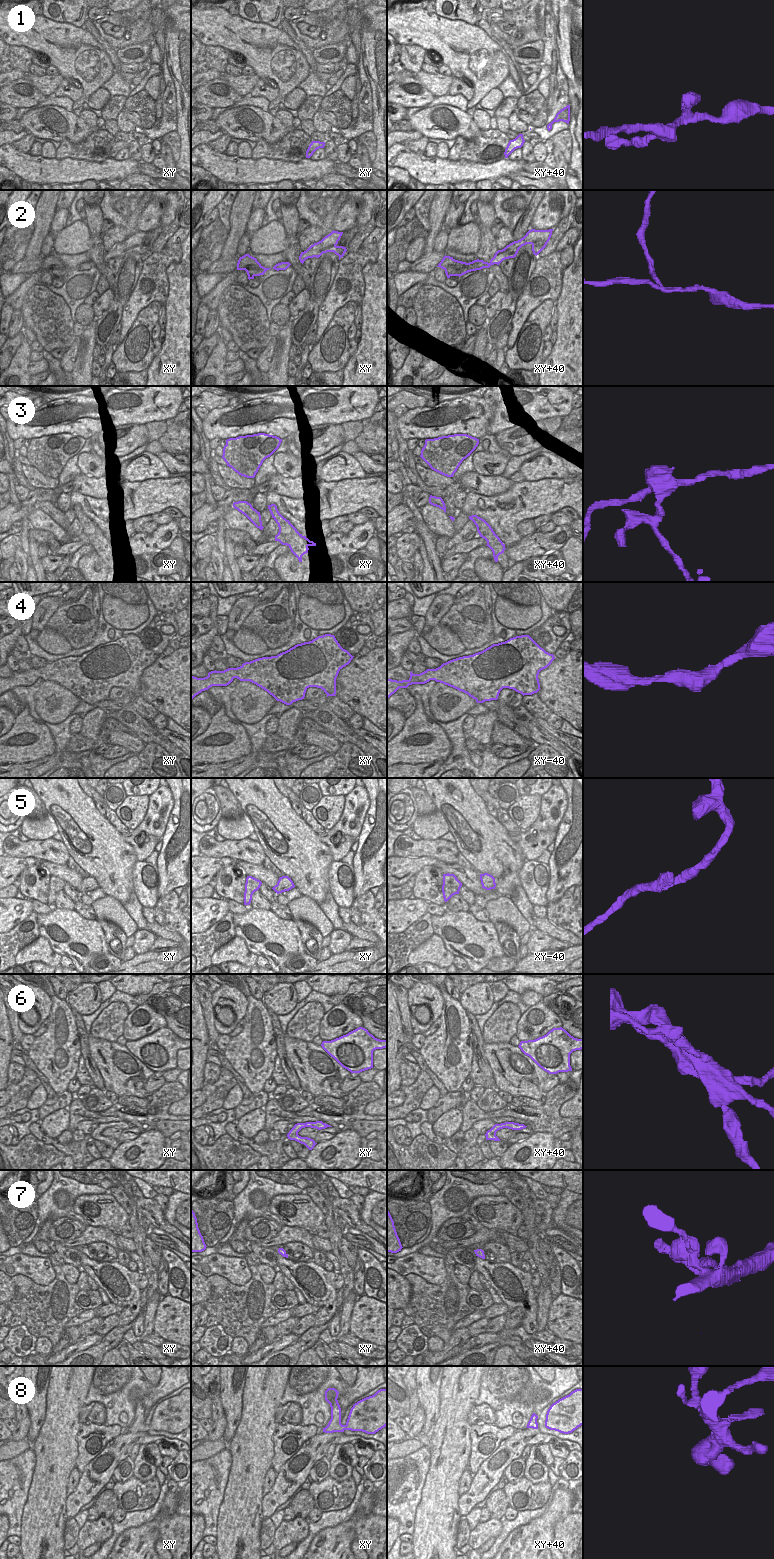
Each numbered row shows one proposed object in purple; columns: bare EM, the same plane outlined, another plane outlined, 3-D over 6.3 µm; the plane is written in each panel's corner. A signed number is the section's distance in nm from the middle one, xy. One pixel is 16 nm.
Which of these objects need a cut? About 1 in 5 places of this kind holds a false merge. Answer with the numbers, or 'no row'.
2, 3

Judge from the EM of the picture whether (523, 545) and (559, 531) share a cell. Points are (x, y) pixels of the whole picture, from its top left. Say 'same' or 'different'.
same

